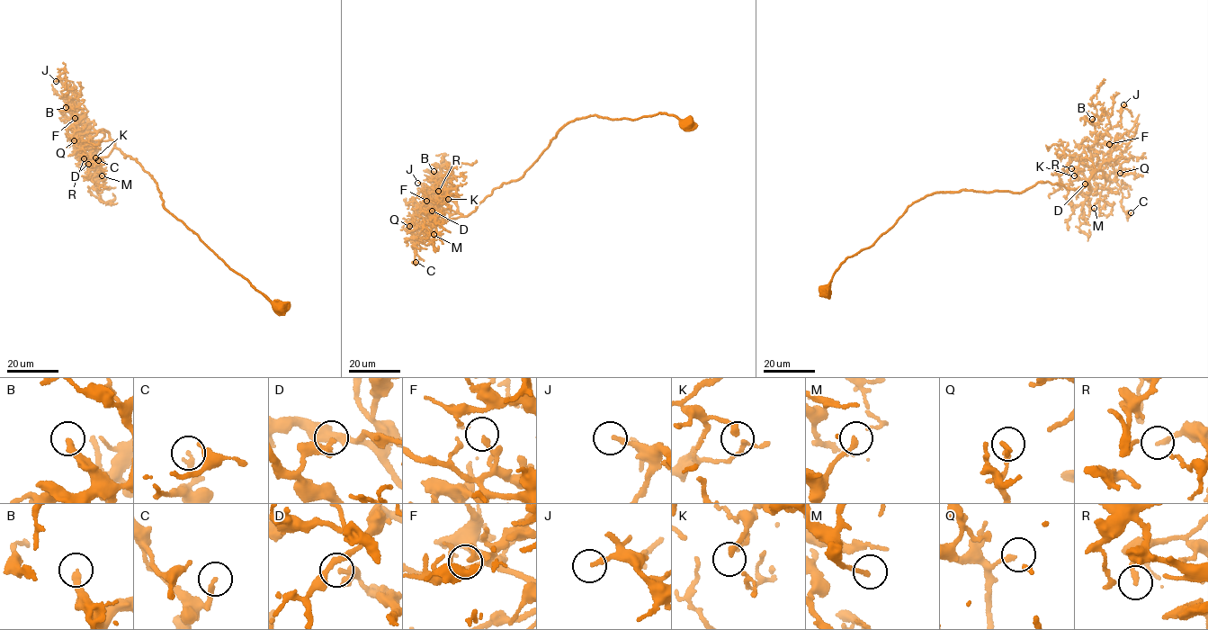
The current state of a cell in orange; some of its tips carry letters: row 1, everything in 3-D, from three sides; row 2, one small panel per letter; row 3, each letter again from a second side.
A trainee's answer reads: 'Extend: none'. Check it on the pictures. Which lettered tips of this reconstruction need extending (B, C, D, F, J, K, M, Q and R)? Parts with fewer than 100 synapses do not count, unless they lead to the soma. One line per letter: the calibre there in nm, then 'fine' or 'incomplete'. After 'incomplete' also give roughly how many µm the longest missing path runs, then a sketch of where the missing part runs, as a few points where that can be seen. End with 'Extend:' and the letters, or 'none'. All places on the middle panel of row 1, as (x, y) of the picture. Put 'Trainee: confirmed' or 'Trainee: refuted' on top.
Trainee: confirmed
B: 280 nm thick; fine
C: 200 nm thick; fine
D: 240 nm thick; fine
F: 120 nm thick; fine
J: 190 nm thick; fine
K: 170 nm thick; fine
M: 200 nm thick; fine
Q: 190 nm thick; fine
R: 150 nm thick; fine
Extend: none

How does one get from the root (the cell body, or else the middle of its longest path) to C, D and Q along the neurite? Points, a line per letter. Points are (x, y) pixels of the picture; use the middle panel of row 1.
C: (688, 123), (657, 113), (572, 121), (525, 174), (467, 215), (410, 222), (416, 262)
D: (688, 123), (661, 113), (575, 119), (525, 174), (496, 188), (467, 215), (440, 220), (429, 215), (432, 211)
Q: (688, 123), (661, 113), (575, 119), (525, 174), (496, 188), (474, 211), (434, 224), (414, 220), (409, 226)

